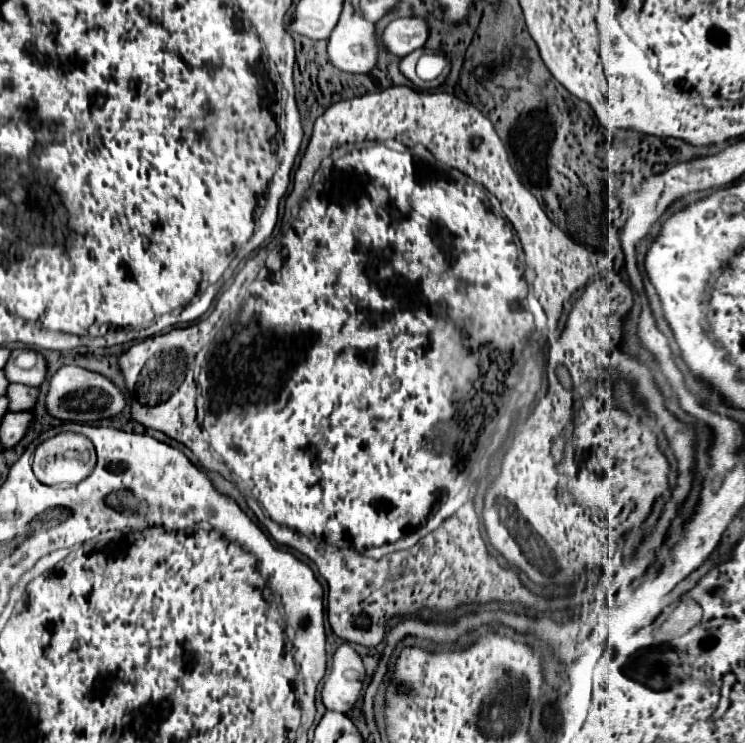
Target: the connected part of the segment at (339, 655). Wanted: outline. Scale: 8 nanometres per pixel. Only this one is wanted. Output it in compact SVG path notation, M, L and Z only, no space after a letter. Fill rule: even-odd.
M343 643L333 655L333 667L323 687L323 703L331 711L347 713L361 697L365 681L365 667L361 655Z

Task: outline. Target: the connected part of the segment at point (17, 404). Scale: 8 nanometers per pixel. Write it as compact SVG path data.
M11 383L7 397L11 399L9 411L29 411L35 407L39 397L39 387L29 387L21 383Z

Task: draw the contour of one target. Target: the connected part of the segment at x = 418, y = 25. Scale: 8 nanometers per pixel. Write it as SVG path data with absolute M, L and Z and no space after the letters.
M407 17L407 19L395 19L387 25L383 33L383 43L391 53L405 57L411 51L421 49L427 37L429 37L429 25L425 17Z

